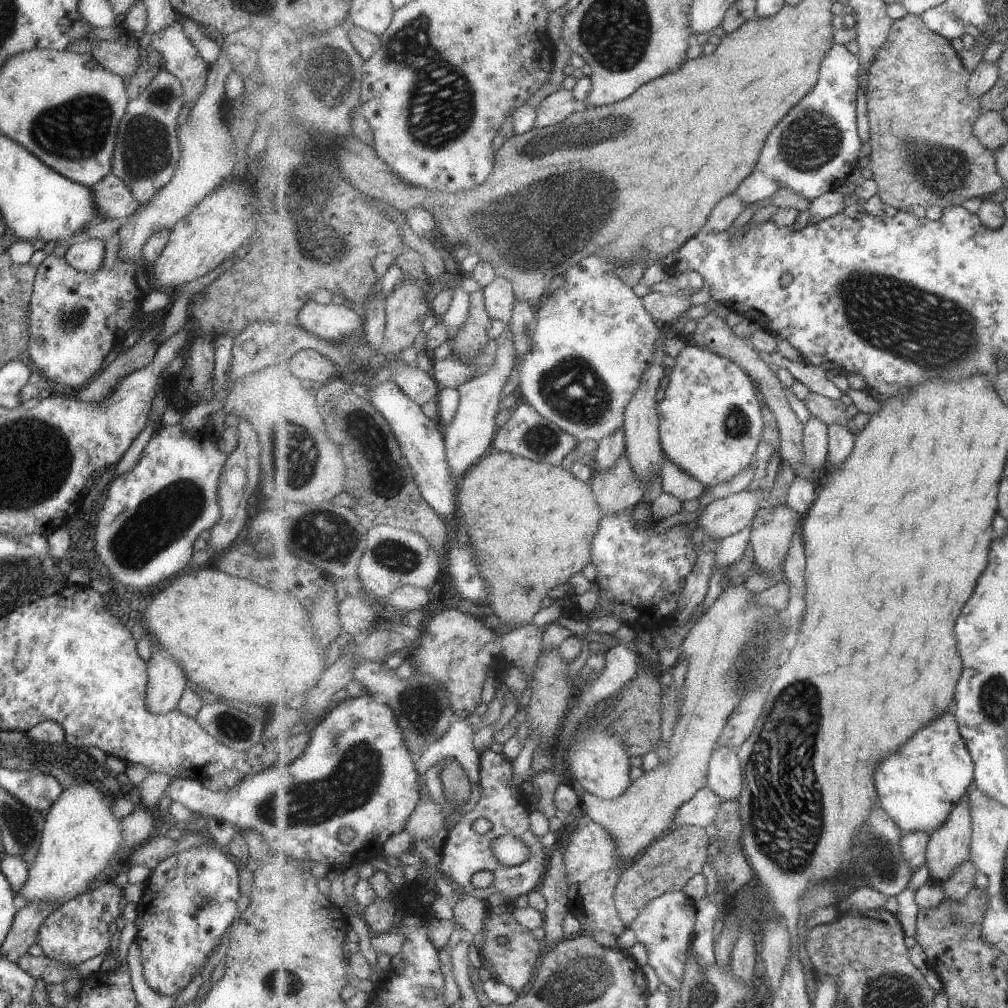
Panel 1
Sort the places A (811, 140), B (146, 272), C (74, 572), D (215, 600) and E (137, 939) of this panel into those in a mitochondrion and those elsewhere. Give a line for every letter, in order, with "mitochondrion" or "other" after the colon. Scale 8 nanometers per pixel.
A: mitochondrion
B: other
C: other
D: other
E: other

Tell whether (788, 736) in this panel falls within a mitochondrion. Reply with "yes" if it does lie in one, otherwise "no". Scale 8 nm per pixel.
yes

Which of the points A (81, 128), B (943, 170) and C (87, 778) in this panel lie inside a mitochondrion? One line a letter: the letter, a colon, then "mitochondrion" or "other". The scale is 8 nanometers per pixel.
A: mitochondrion
B: mitochondrion
C: other

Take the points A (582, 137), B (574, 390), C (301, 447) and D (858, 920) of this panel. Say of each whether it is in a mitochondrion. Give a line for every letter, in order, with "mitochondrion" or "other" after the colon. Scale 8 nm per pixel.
A: mitochondrion
B: mitochondrion
C: mitochondrion
D: other

